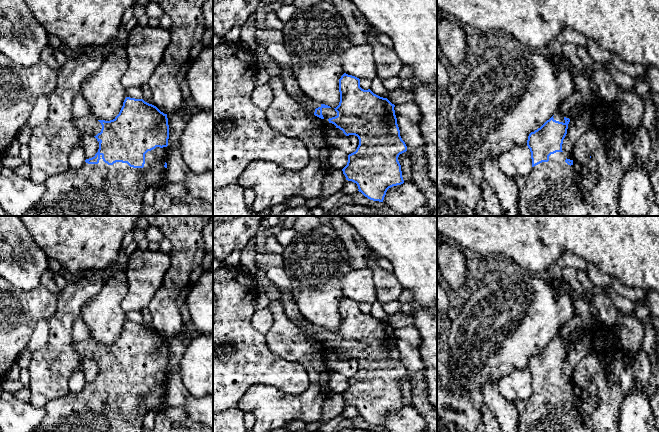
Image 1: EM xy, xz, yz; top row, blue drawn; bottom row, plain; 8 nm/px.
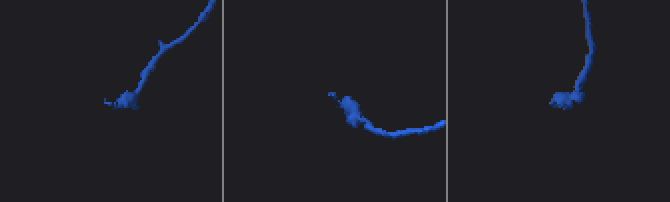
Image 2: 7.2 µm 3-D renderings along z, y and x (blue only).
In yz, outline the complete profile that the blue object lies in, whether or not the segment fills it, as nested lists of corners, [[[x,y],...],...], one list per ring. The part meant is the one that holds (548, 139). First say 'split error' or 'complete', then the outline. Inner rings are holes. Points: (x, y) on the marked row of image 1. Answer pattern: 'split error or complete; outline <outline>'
split error; outline [[[557,112],[540,128],[529,134],[527,146],[531,152],[532,169],[527,176],[514,178],[519,188],[517,207],[520,216],[622,216],[618,211],[618,196],[624,172],[619,157],[609,160],[605,155],[605,143],[590,156],[585,165],[581,165],[574,158],[567,159],[563,154],[562,144],[569,122],[569,118]]]

